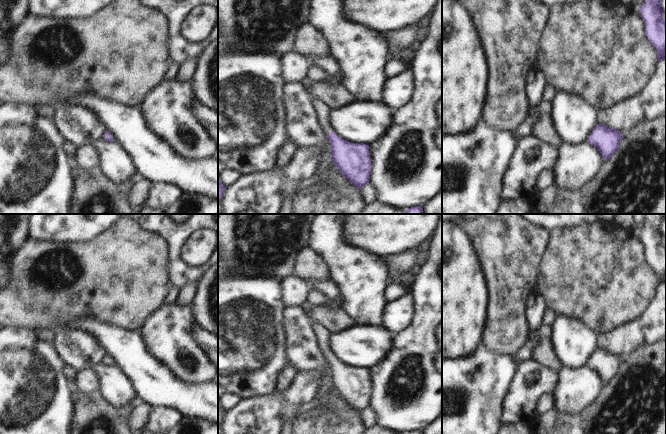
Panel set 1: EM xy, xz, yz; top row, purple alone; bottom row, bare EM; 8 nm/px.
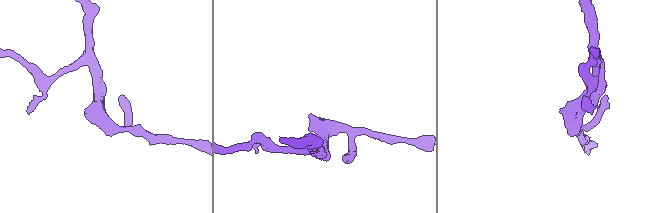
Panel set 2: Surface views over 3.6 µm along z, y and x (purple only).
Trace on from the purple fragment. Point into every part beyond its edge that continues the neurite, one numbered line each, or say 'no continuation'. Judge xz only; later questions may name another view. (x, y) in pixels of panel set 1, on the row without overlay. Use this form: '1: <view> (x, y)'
1: xz (322, 334)

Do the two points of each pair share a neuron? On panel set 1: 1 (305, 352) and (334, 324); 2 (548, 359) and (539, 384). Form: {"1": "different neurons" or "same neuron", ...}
{"1": "different neurons", "2": "different neurons"}

